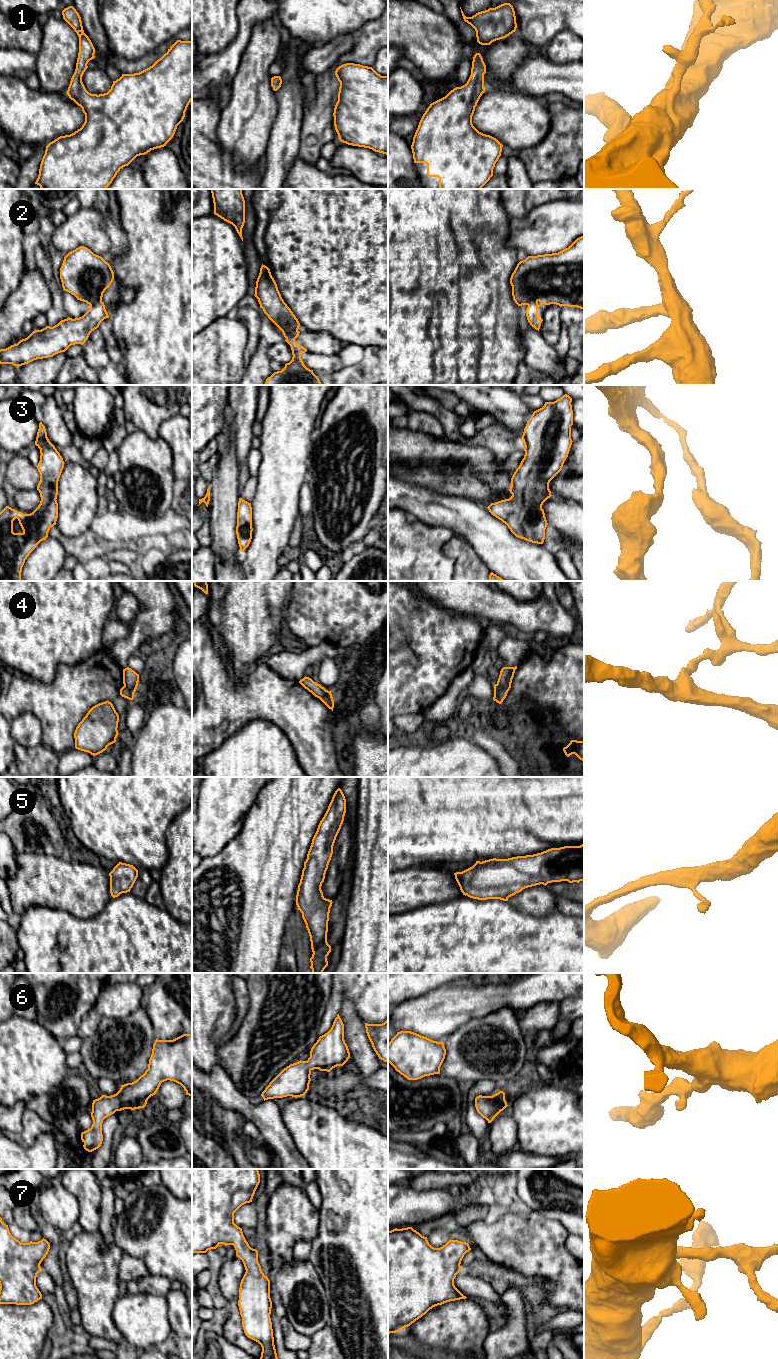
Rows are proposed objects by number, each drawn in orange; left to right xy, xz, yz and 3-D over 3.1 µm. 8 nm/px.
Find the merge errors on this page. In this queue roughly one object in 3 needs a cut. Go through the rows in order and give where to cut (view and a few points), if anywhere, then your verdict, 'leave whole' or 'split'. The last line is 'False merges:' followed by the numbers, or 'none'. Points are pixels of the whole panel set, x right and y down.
1: no cut; leave whole
2: cut in xy along (101, 300), (90, 306); split
3: no cut; leave whole
4: cut in yz along (497, 683), (507, 691); split
5: no cut; leave whole
6: no cut; leave whole
7: no cut; leave whole
False merges: 2, 4

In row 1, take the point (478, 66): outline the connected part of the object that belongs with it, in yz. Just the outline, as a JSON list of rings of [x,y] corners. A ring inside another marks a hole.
[[[476,53],[473,57],[471,75],[467,83],[461,87],[454,88],[445,97],[431,103],[430,106],[425,111],[425,113],[423,114],[419,122],[418,128],[415,132],[415,135],[413,137],[411,149],[413,153],[414,163],[427,164],[427,176],[439,178],[439,189],[481,189],[493,176],[493,169],[499,157],[501,156],[503,145],[496,138],[479,132],[472,124],[472,116],[474,114],[475,107],[477,106],[477,103],[480,97],[482,96],[482,94],[485,92],[485,88],[484,88],[485,73],[486,73],[486,65],[483,61],[483,58],[480,53]]]

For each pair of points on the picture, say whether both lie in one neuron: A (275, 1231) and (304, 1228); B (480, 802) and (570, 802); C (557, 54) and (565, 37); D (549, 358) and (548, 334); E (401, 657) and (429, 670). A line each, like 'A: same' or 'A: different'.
A: same
B: same
C: same
D: different
E: different

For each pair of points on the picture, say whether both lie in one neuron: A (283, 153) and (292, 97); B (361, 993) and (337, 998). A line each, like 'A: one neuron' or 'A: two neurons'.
A: one neuron
B: one neuron

